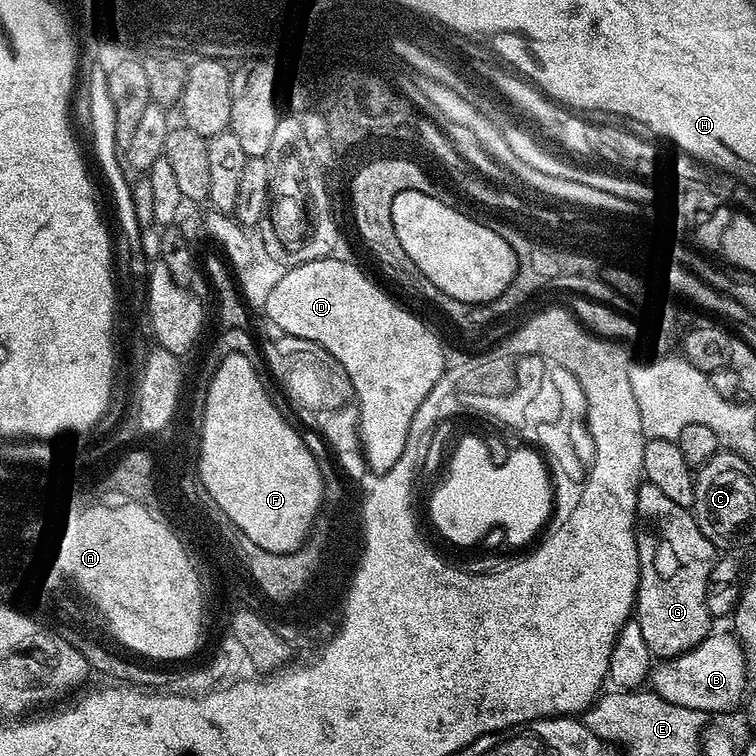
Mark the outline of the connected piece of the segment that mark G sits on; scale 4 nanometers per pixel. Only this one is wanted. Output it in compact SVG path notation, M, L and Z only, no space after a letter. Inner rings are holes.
M647 482L641 483L636 499L636 545L640 577L634 619L653 657L671 660L694 650L713 631L714 617L708 613L706 590L718 550L698 530L689 509L678 506L658 486Z

